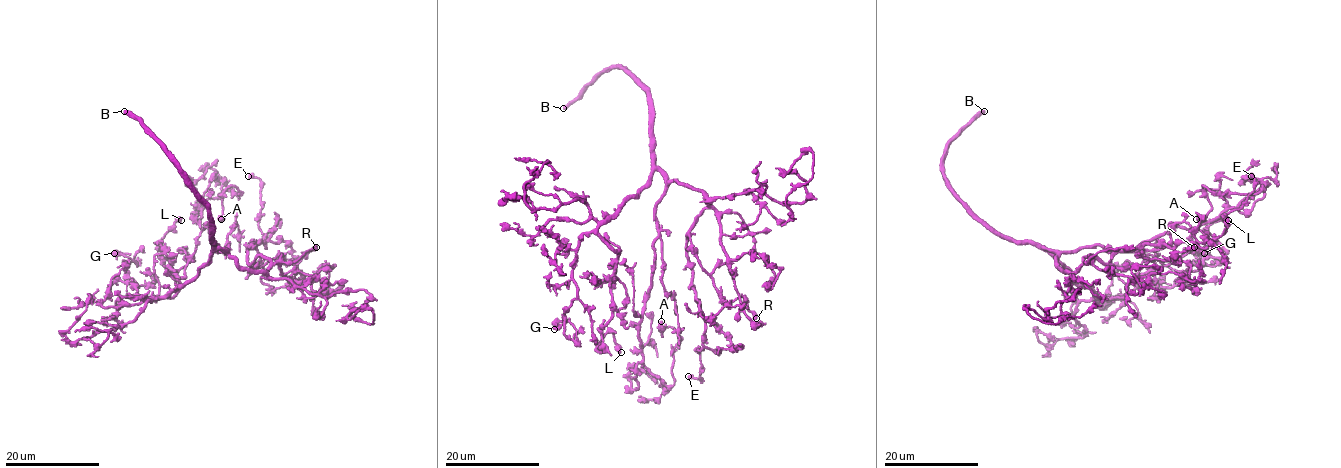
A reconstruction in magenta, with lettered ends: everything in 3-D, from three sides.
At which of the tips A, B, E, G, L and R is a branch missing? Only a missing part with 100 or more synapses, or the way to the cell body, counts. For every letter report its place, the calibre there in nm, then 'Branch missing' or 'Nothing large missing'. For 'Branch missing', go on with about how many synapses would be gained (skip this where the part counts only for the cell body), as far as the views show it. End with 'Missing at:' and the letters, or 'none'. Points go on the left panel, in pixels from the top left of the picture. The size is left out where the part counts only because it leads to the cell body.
A: Place: (221, 219). Thickness 300 nm. Nothing large missing
B: Place: (124, 111). Thickness 480 nm. Branch missing. Roughly 300 synapses
E: Place: (248, 176). Thickness 550 nm. Nothing large missing
G: Place: (114, 253). Thickness 480 nm. Nothing large missing
L: Place: (181, 220). Thickness 440 nm. Nothing large missing
R: Place: (316, 247). Thickness 600 nm. Nothing large missing
Missing at: B

